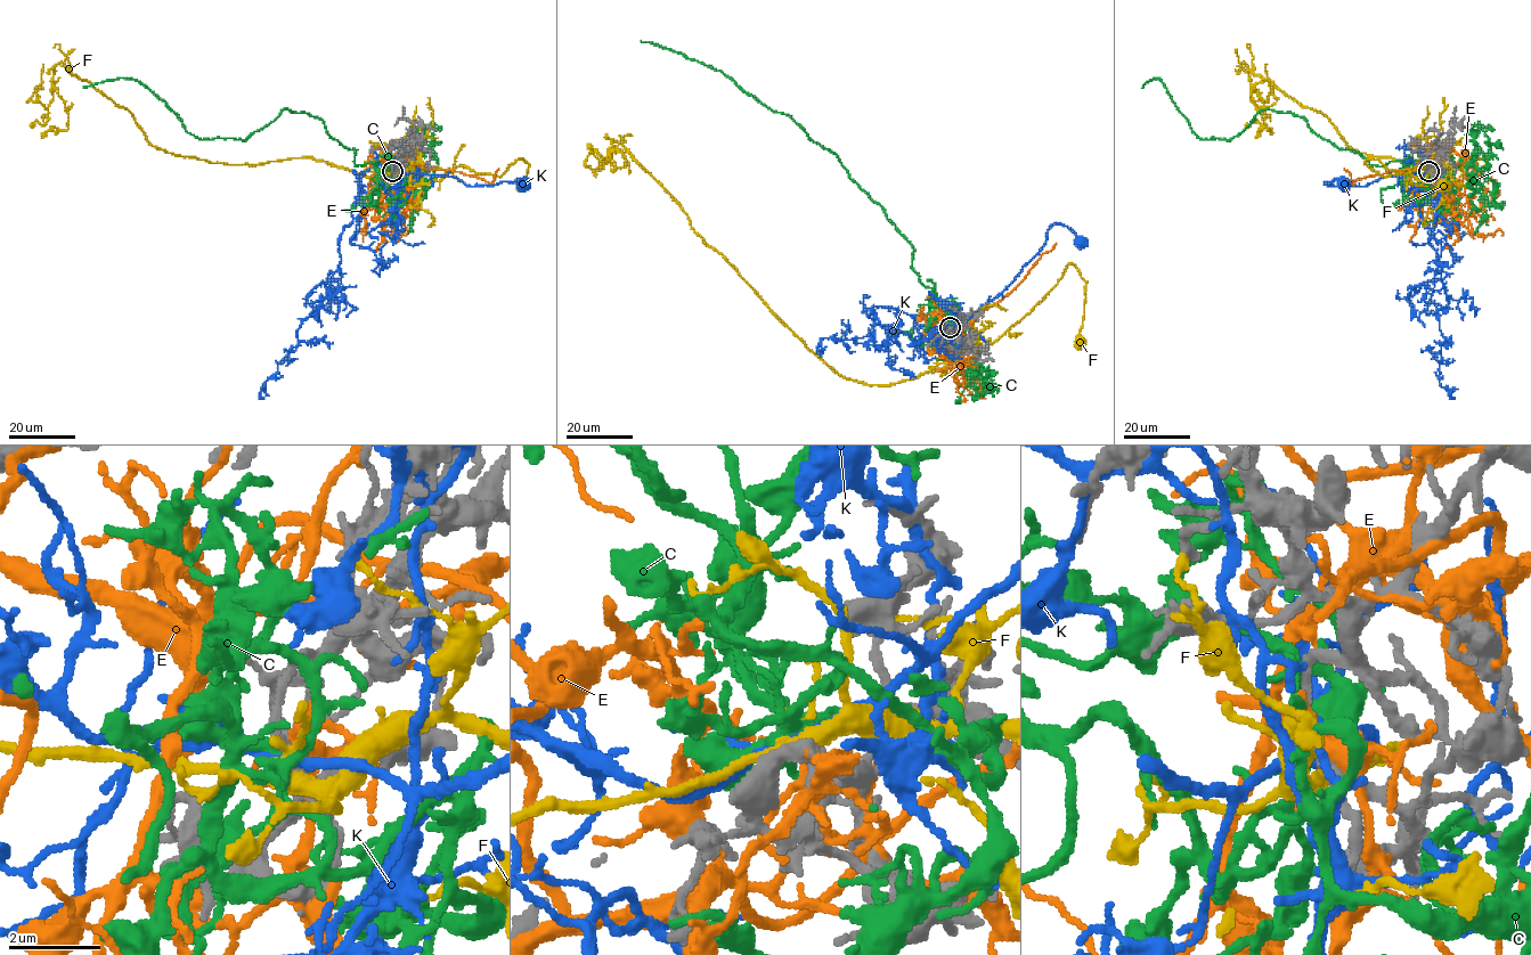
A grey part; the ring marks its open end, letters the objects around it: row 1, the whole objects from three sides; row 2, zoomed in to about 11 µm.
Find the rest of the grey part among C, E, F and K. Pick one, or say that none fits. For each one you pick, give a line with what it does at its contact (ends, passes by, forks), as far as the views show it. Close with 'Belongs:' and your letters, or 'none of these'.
C: It forks there
Belongs: C

